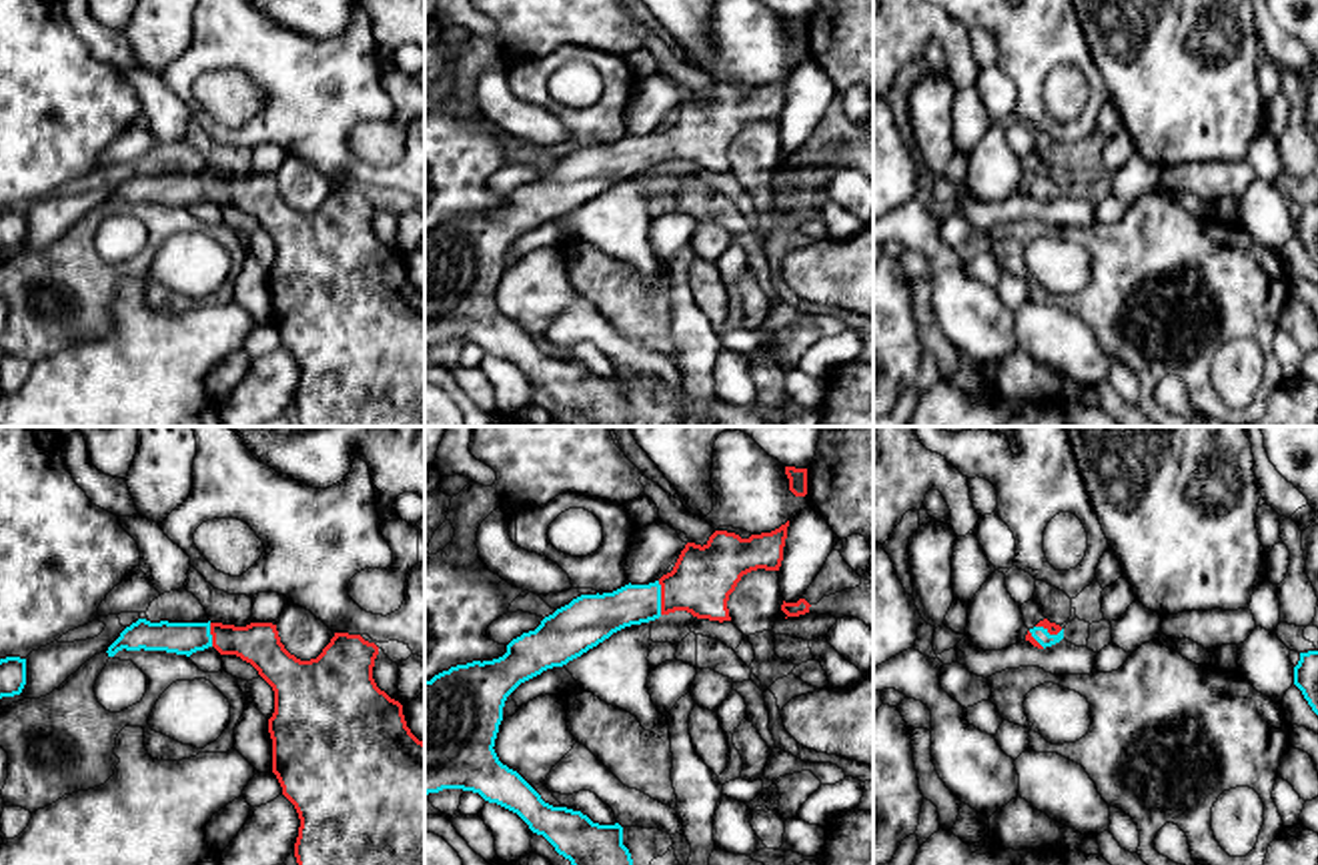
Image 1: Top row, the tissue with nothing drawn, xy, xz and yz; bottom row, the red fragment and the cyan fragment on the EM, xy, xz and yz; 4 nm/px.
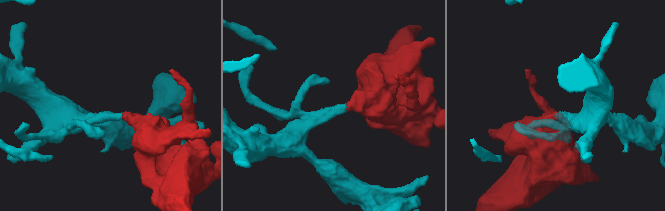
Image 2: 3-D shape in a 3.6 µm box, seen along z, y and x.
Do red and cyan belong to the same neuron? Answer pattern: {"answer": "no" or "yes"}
{"answer": "yes"}

